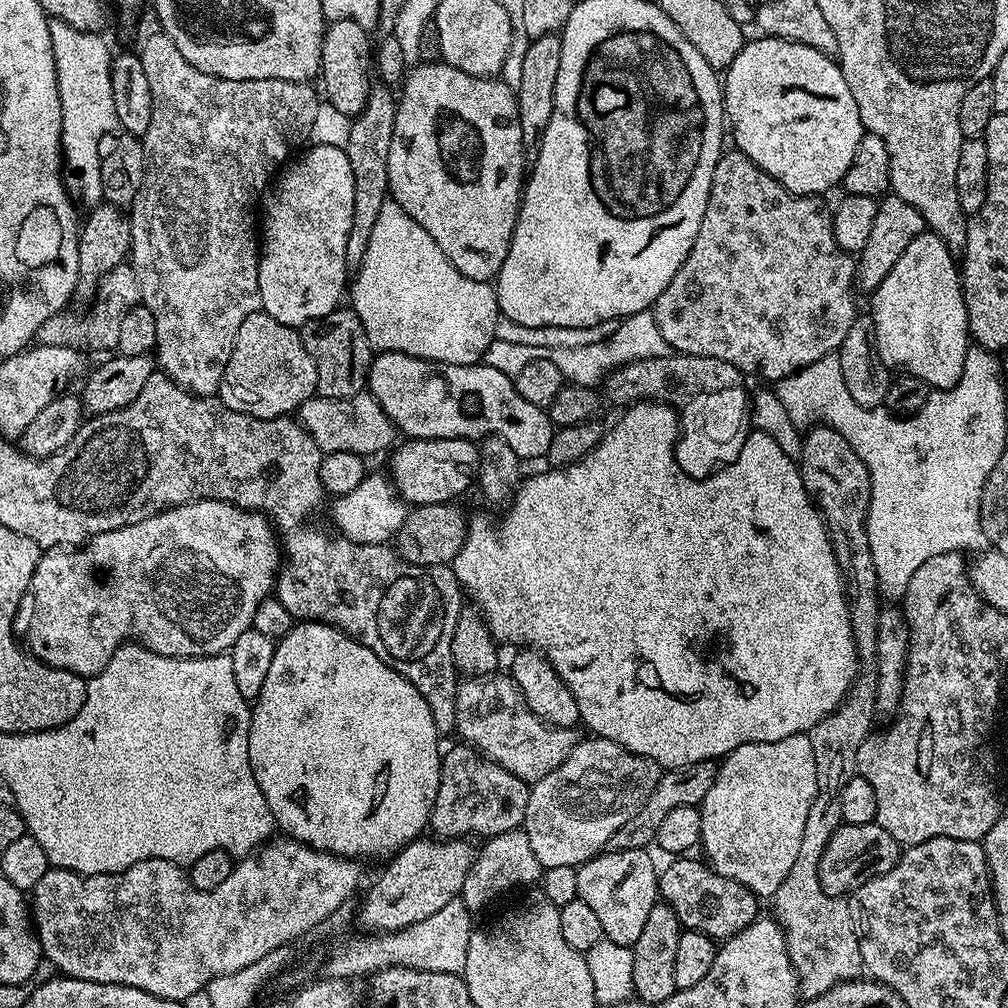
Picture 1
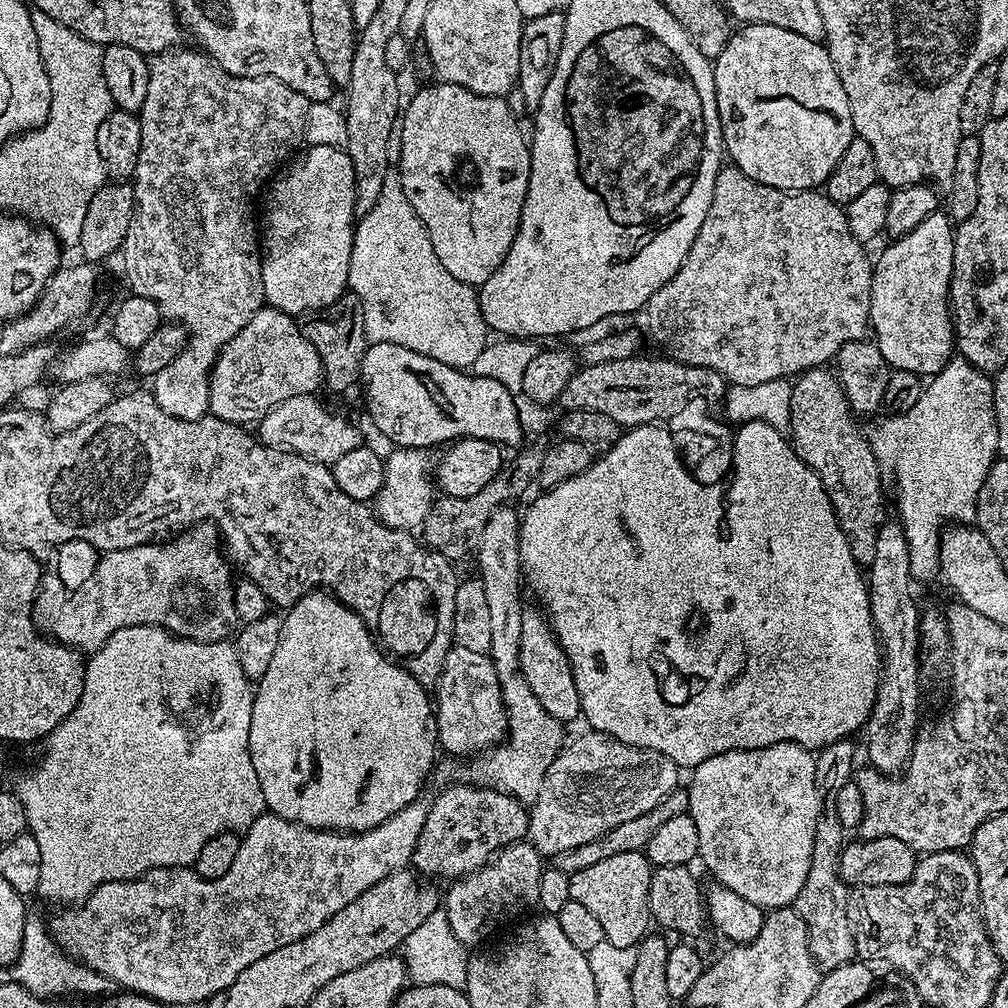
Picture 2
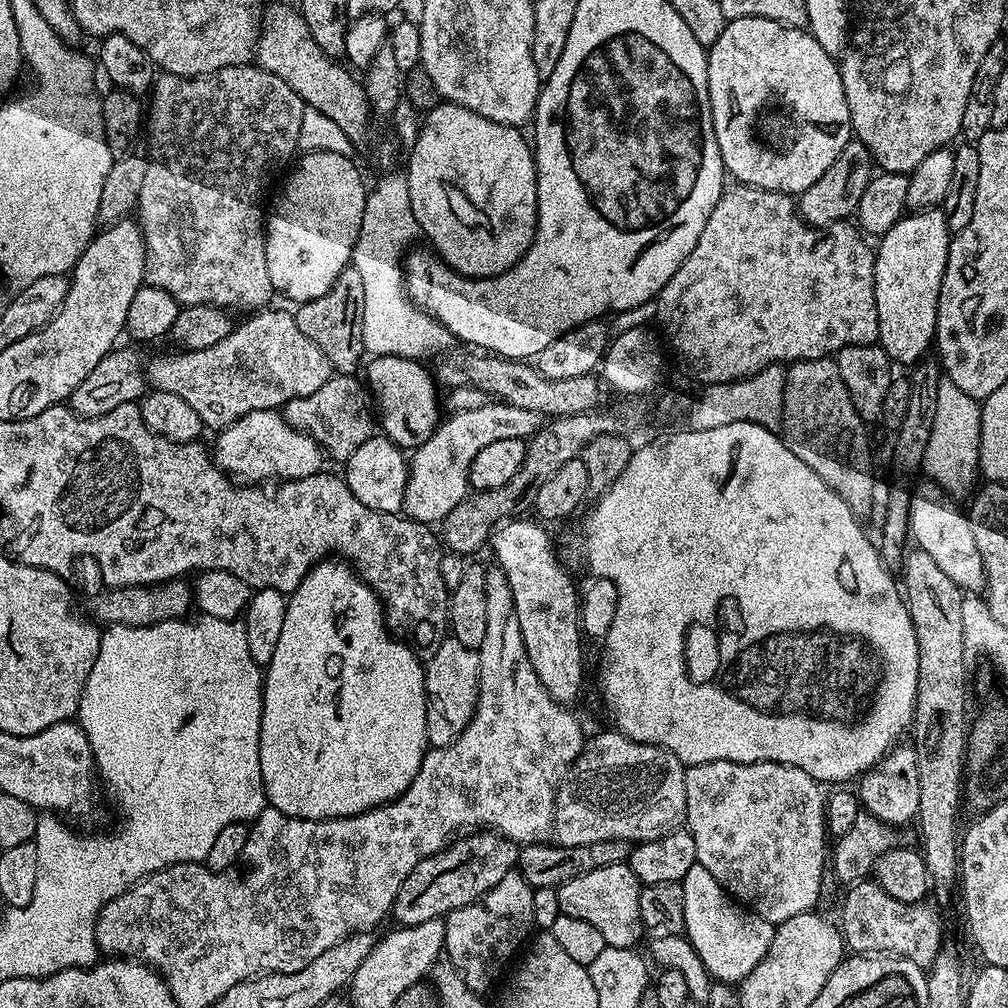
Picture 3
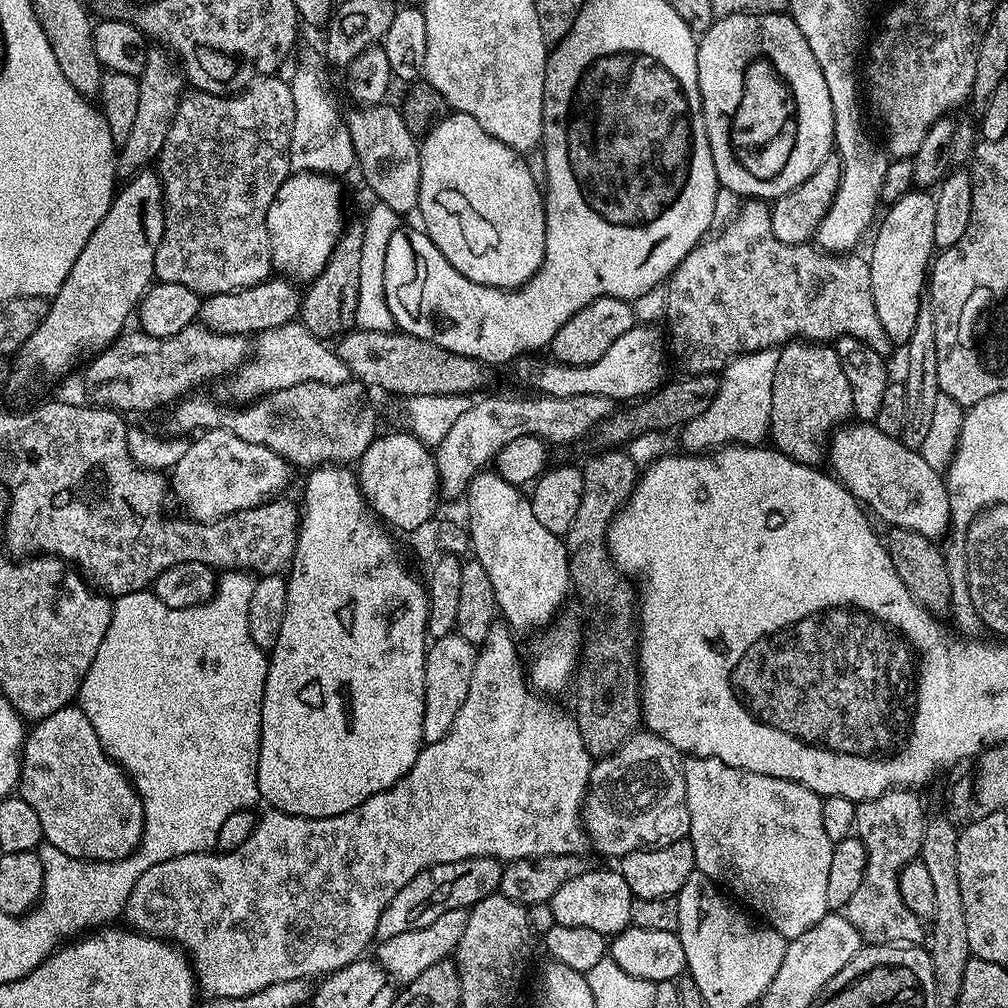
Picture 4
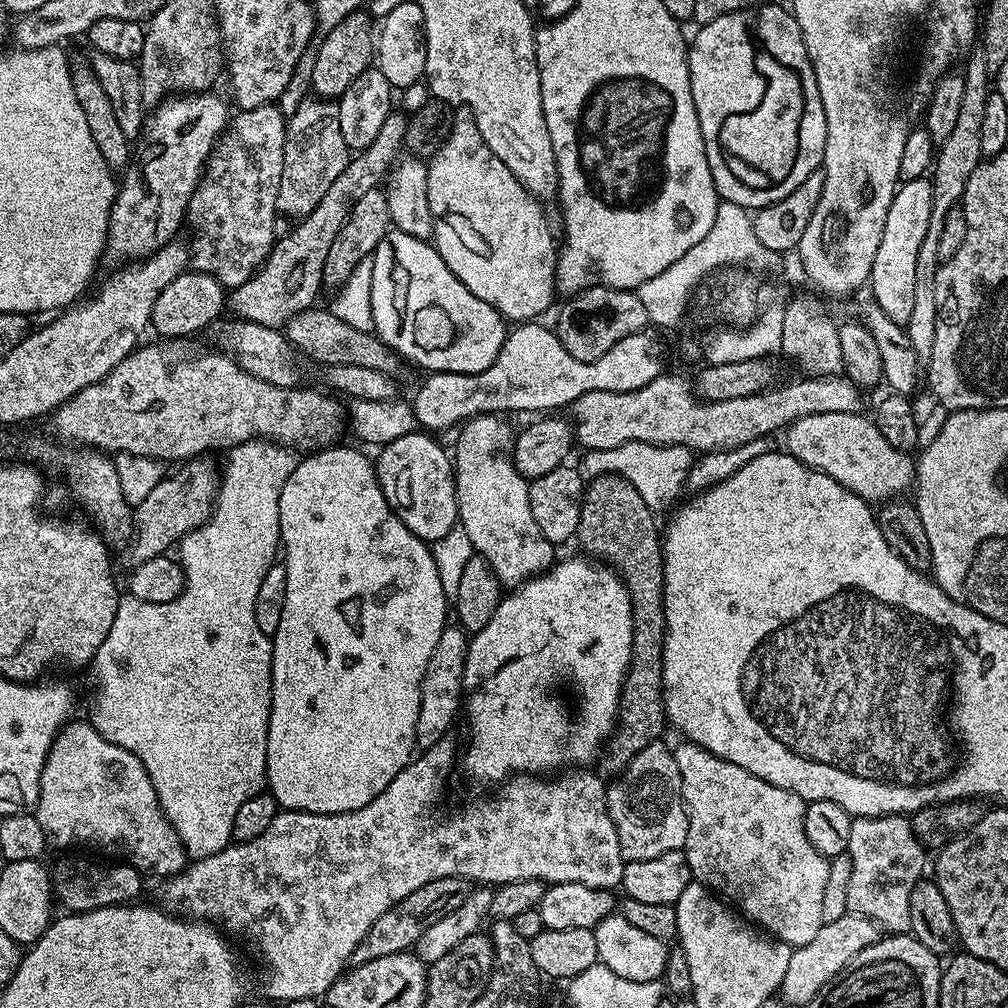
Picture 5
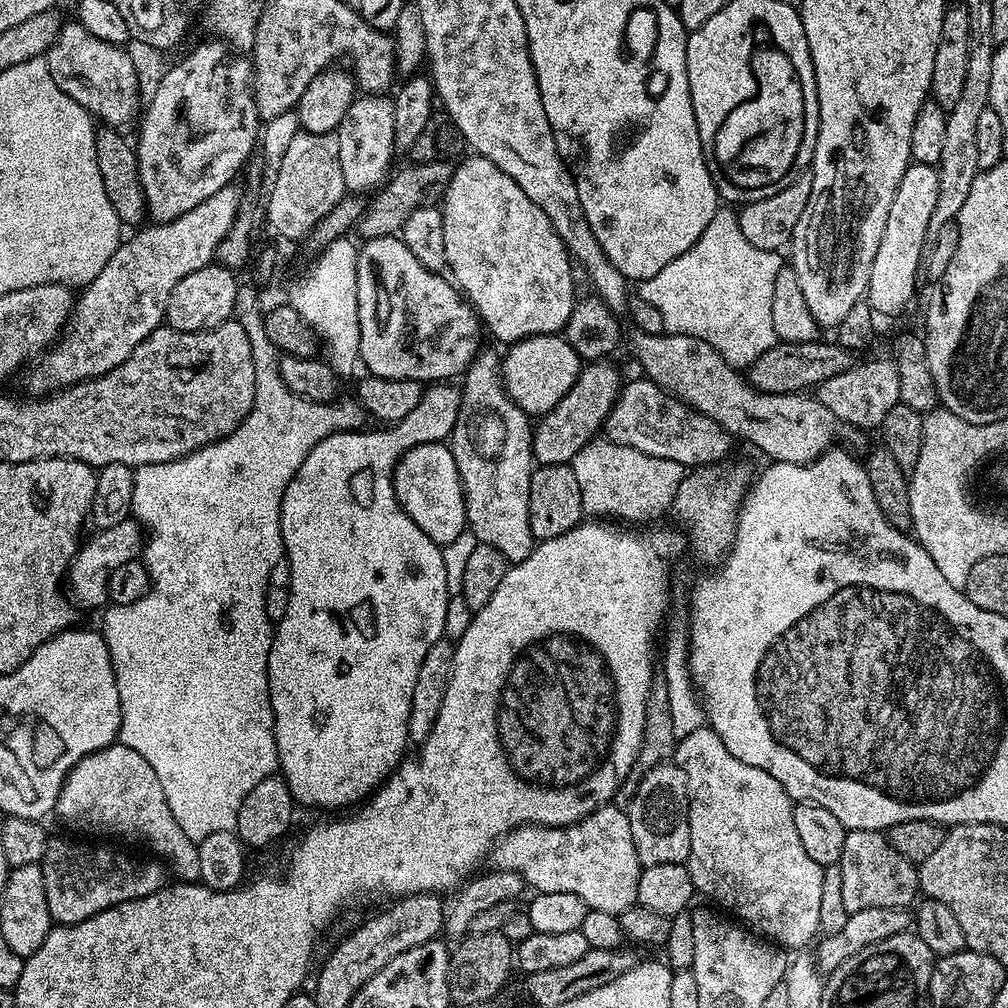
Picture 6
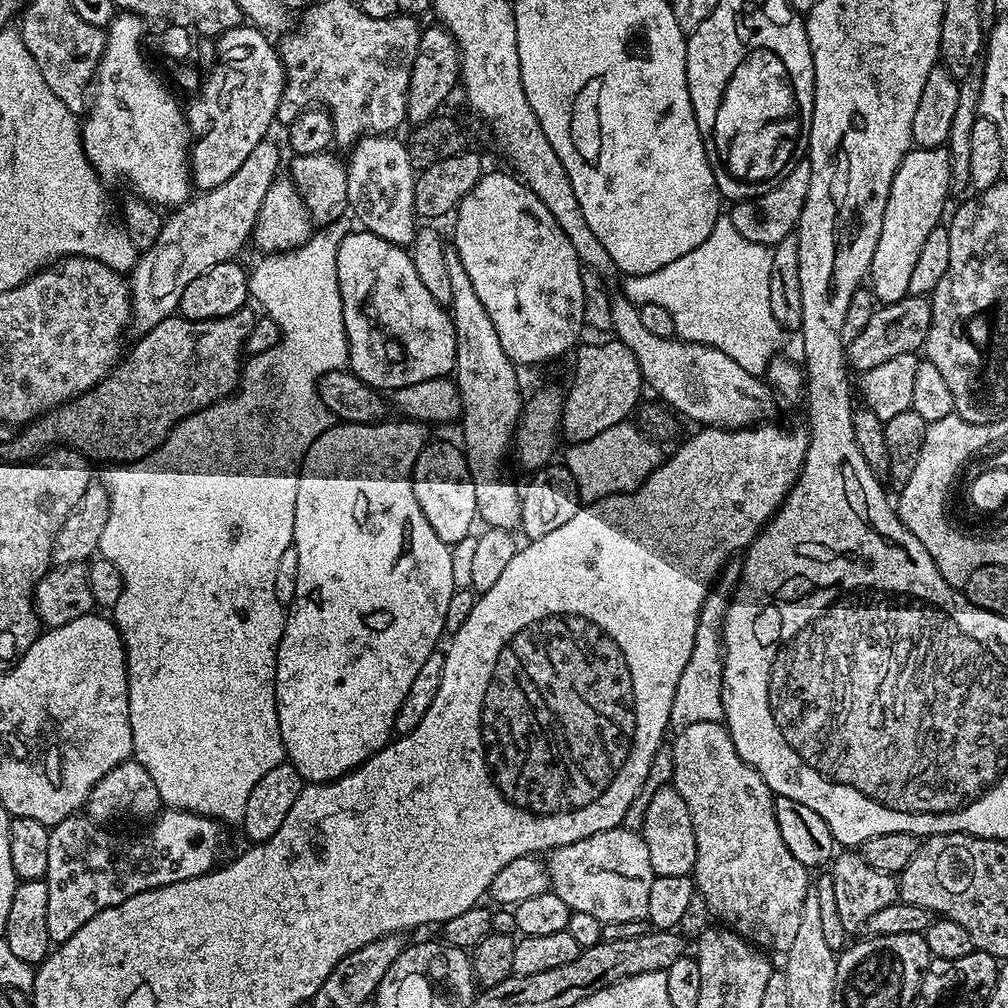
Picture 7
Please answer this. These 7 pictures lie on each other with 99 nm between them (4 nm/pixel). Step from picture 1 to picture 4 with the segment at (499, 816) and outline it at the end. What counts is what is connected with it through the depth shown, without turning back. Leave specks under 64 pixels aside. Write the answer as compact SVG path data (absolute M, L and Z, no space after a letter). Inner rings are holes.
M479 856L422 870L414 879L406 882L406 886L402 886L402 890L390 898L390 906L382 910L382 918L378 918L376 940L383 942L398 938L398 934L406 934L410 930L422 930L422 926L430 926L430 922L446 914L446 910L467 910L473 904L482 902L482 898L493 895L499 889L503 869L501 861Z

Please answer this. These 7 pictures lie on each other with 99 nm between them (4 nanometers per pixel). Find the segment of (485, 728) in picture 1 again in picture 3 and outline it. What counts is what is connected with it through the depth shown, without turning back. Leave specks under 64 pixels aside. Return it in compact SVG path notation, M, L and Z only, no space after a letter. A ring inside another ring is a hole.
M445 638L437 648L431 649L424 670L426 690L426 734L434 748L444 748L459 736L476 713L480 690L480 653L462 646L462 642Z

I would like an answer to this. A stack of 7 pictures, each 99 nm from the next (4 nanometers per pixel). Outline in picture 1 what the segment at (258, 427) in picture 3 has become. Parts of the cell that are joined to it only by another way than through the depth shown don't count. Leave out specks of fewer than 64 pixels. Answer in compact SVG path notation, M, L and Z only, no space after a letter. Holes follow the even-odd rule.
M365 390L363 392L359 392L358 394L354 394L350 398L342 398L339 400L338 398L326 398L325 396L312 396L301 408L298 409L298 419L301 424L304 425L304 429L308 431L309 434L314 438L314 442L320 448L321 453L325 452L349 452L350 454L358 454L359 456L365 458L371 458L375 452L380 452L385 448L385 450L391 449L393 447L394 441L392 439L398 436L397 430L394 425L390 422L390 418L385 414L382 410L382 406L378 406L378 402L372 397L372 393Z

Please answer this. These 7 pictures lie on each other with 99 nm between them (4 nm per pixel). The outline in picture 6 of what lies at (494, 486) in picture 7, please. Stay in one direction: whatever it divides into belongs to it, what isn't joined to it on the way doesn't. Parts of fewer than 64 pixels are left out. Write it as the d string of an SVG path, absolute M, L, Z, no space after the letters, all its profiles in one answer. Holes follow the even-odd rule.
M487 350L477 352L467 372L463 373L462 381L463 380L464 384L462 383L462 393L460 395L460 413L454 422L454 430L450 437L450 447L454 454L454 462L458 466L460 481L464 487L464 505L466 506L466 514L468 515L466 524L470 532L476 535L475 539L479 541L479 543L493 544L509 562L519 562L527 558L538 543L537 540L533 538L532 531L530 530L530 510L528 509L528 503L530 502L530 478L534 471L534 457L532 455L532 433L534 431L534 424L528 413L523 412L522 409L509 398L508 391L504 388L502 360L499 355L495 356L494 353L487 352Z

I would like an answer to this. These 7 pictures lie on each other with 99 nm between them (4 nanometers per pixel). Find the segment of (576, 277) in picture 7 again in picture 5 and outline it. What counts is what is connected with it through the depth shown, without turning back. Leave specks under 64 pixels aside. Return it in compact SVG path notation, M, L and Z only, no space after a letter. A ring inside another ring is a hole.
M460 114L452 121L452 133L446 138L446 142L436 151L435 156L431 157L428 164L428 197L430 198L430 212L432 214L432 240L437 254L442 258L442 262L446 262L446 266L450 266L450 270L462 282L462 286L466 286L466 290L470 290L470 294L474 294L474 298L482 298L482 302L490 302L490 306L494 306L494 310L498 310L500 315L508 322L532 322L547 310L552 304L552 299L558 296L556 287L556 258L558 255L558 240L552 237L552 228L548 225L548 216L544 213L545 205L537 200L531 192L524 189L524 183L518 178L514 178L514 174L506 166L506 162L502 162L502 158L498 158L498 154L494 154L494 150L490 150L490 146L486 146L486 142L482 138L482 134L478 134L478 126L472 121L471 115Z

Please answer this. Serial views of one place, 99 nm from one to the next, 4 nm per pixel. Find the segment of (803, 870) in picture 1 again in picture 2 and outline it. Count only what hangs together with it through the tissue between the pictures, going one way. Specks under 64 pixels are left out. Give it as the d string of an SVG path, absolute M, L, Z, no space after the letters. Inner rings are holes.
M827 367L811 368L800 373L791 381L792 393L790 394L790 443L793 450L818 474L826 494L830 498L830 506L840 524L842 534L850 542L850 550L861 566L874 562L874 546L878 543L878 530L886 519L884 513L884 484L880 463L874 458L874 450L868 445L867 435L856 425L857 417L848 399L844 388L840 385L839 375ZM845 738L833 744L827 744L825 748L819 749L815 753L816 787L820 790L822 807L820 809L820 817L818 818L818 826L814 830L814 854L810 854L810 874L806 876L806 886L802 886L802 890L798 894L794 905L797 914L802 918L802 922L806 922L810 954L815 958L821 969L824 970L831 970L843 964L853 963L854 957L857 955L854 922L848 916L850 888L849 885L844 883L844 879L841 878L840 871L838 871L840 852L844 849L846 843L846 837L844 837L846 836L846 829L842 826L842 822L838 822L838 810L834 810L834 802L838 798L838 790L842 790L842 786L849 783L854 776L852 759L856 756L856 748L851 744L852 742L851 739Z

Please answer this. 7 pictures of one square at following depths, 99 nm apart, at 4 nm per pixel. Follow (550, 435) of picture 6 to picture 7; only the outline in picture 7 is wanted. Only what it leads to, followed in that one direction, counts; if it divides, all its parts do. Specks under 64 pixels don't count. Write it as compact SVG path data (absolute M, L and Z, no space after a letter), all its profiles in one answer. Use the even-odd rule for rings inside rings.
M609 338L605 344L581 343L575 349L575 356L576 377L572 380L572 386L566 390L564 413L560 419L563 439L568 442L589 440L594 438L594 434L602 434L602 430L610 430L610 426L625 423L640 400L640 391L645 391L646 388L644 375L638 366L638 358L634 358L634 352L630 350L630 346L626 346L618 339Z

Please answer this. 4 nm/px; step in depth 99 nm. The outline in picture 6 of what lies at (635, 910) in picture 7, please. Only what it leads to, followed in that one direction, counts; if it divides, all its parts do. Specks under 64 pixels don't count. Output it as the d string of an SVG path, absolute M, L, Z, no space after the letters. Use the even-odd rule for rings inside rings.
M615 803L602 805L577 824L569 824L566 828L546 828L543 824L524 824L521 828L513 828L493 844L491 860L495 871L517 872L529 889L550 894L578 894L588 909L594 911L619 914L636 903L642 865L638 850L634 850L627 811L617 808Z

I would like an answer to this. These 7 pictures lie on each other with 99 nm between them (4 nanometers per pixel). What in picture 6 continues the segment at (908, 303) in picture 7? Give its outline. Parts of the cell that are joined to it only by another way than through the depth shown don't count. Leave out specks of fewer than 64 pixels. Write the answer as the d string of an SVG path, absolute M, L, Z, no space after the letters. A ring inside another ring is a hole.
M819 339L810 342L786 344L777 342L766 354L758 357L746 369L746 379L759 392L770 394L786 394L787 392L804 392L815 389L826 378L834 378L834 374L842 374L842 370L850 370L854 363L854 354L841 344L829 342L820 344Z

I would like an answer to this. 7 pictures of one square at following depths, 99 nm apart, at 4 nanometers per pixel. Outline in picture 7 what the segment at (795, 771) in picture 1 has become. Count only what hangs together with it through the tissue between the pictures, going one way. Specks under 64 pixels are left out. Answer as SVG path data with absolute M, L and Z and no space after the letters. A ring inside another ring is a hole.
M694 722L694 726L686 726L685 728L679 729L675 735L676 741L670 745L670 751L674 758L672 784L676 792L682 794L682 802L686 802L686 806L690 810L690 818L694 822L694 838L698 846L696 870L694 873L694 883L697 893L708 904L708 909L717 921L723 922L727 927L731 928L732 931L737 932L739 936L744 937L745 940L755 945L755 947L761 950L767 950L769 953L787 953L790 942L794 942L798 931L798 922L802 918L804 899L808 891L810 891L810 872L809 869L804 867L802 862L798 862L798 858L794 858L794 854L790 854L790 850L786 850L786 842L782 842L782 833L778 830L776 802L773 792L768 789L766 782L762 778L762 774L758 774L758 770L754 770L749 764L742 762L738 750L734 750L734 742L730 738L727 727L725 727L723 723Z

